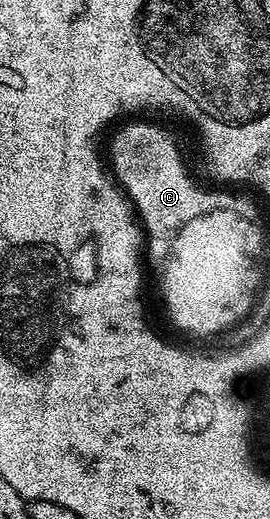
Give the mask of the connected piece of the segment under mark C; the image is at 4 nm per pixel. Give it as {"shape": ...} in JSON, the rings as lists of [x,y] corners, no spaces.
{"shape":[[[142,117],[135,119],[138,120],[124,124],[110,139],[112,175],[144,228],[144,247],[149,262],[151,259],[155,265],[161,265],[166,262],[172,241],[188,221],[196,221],[196,217],[204,217],[204,213],[221,207],[237,208],[239,203],[236,196],[226,192],[229,190],[213,191],[210,187],[201,187],[190,176],[186,159],[178,148],[178,139],[168,128],[158,123],[145,123]]]}

